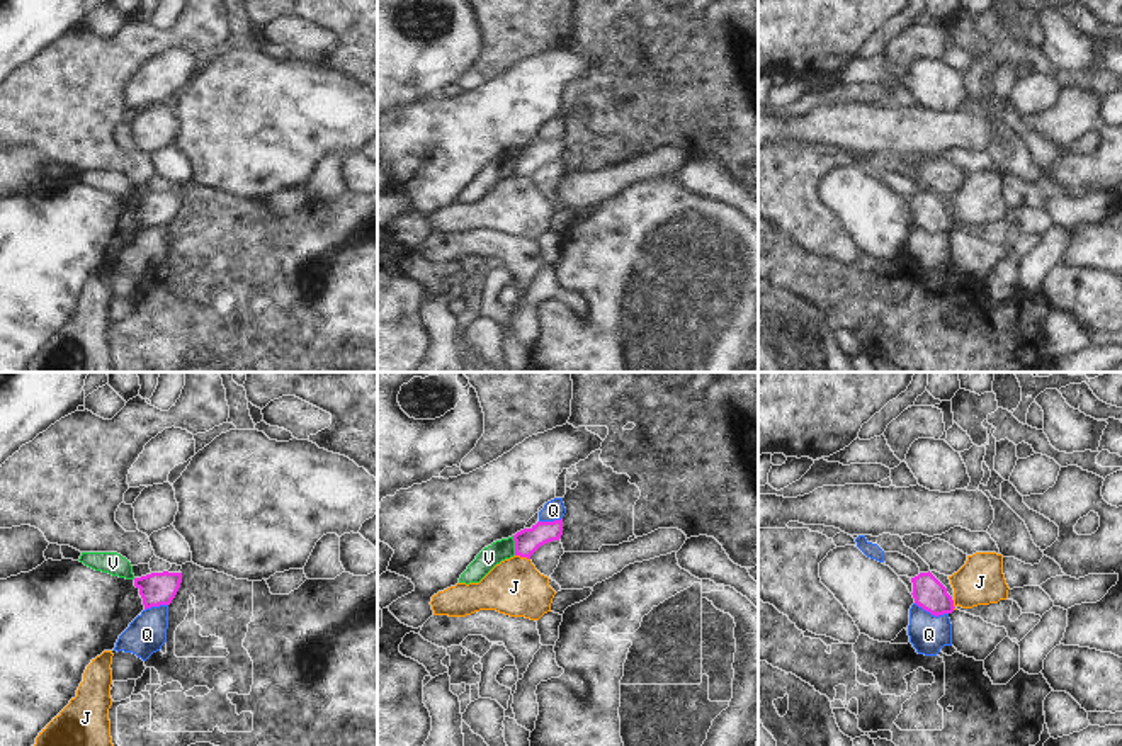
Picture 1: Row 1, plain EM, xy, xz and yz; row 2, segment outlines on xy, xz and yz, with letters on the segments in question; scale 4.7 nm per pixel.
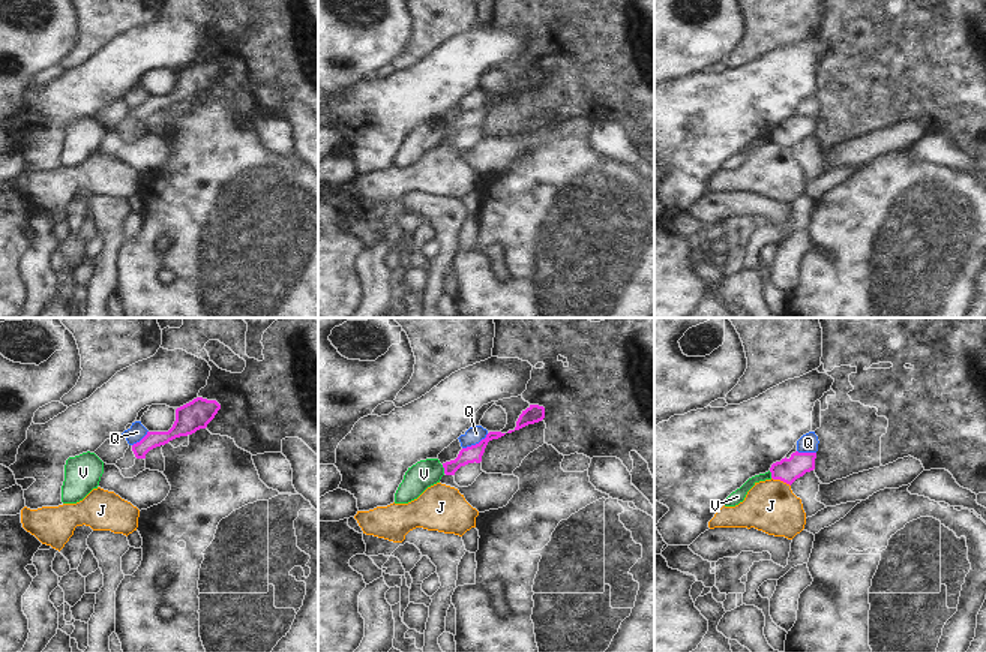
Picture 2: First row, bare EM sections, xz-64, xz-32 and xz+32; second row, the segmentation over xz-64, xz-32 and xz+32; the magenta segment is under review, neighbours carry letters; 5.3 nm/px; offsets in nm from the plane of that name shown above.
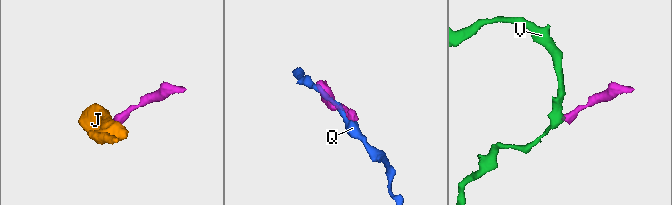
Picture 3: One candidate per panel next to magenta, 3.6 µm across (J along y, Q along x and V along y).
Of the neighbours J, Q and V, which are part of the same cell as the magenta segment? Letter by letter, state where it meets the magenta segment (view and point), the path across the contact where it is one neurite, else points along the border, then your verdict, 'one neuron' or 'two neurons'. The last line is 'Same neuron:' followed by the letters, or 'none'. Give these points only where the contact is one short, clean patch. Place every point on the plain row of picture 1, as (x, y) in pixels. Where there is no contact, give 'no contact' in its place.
J: contact xz (522, 175); border xz (515, 174), (529, 179); two neurons
Q: contact yz (932, 233); border yz (915, 221), (935, 235), (947, 233); two neurons
V: contact xz (515, 165); border xz (512, 155), (515, 174); two neurons
Same neuron: none

